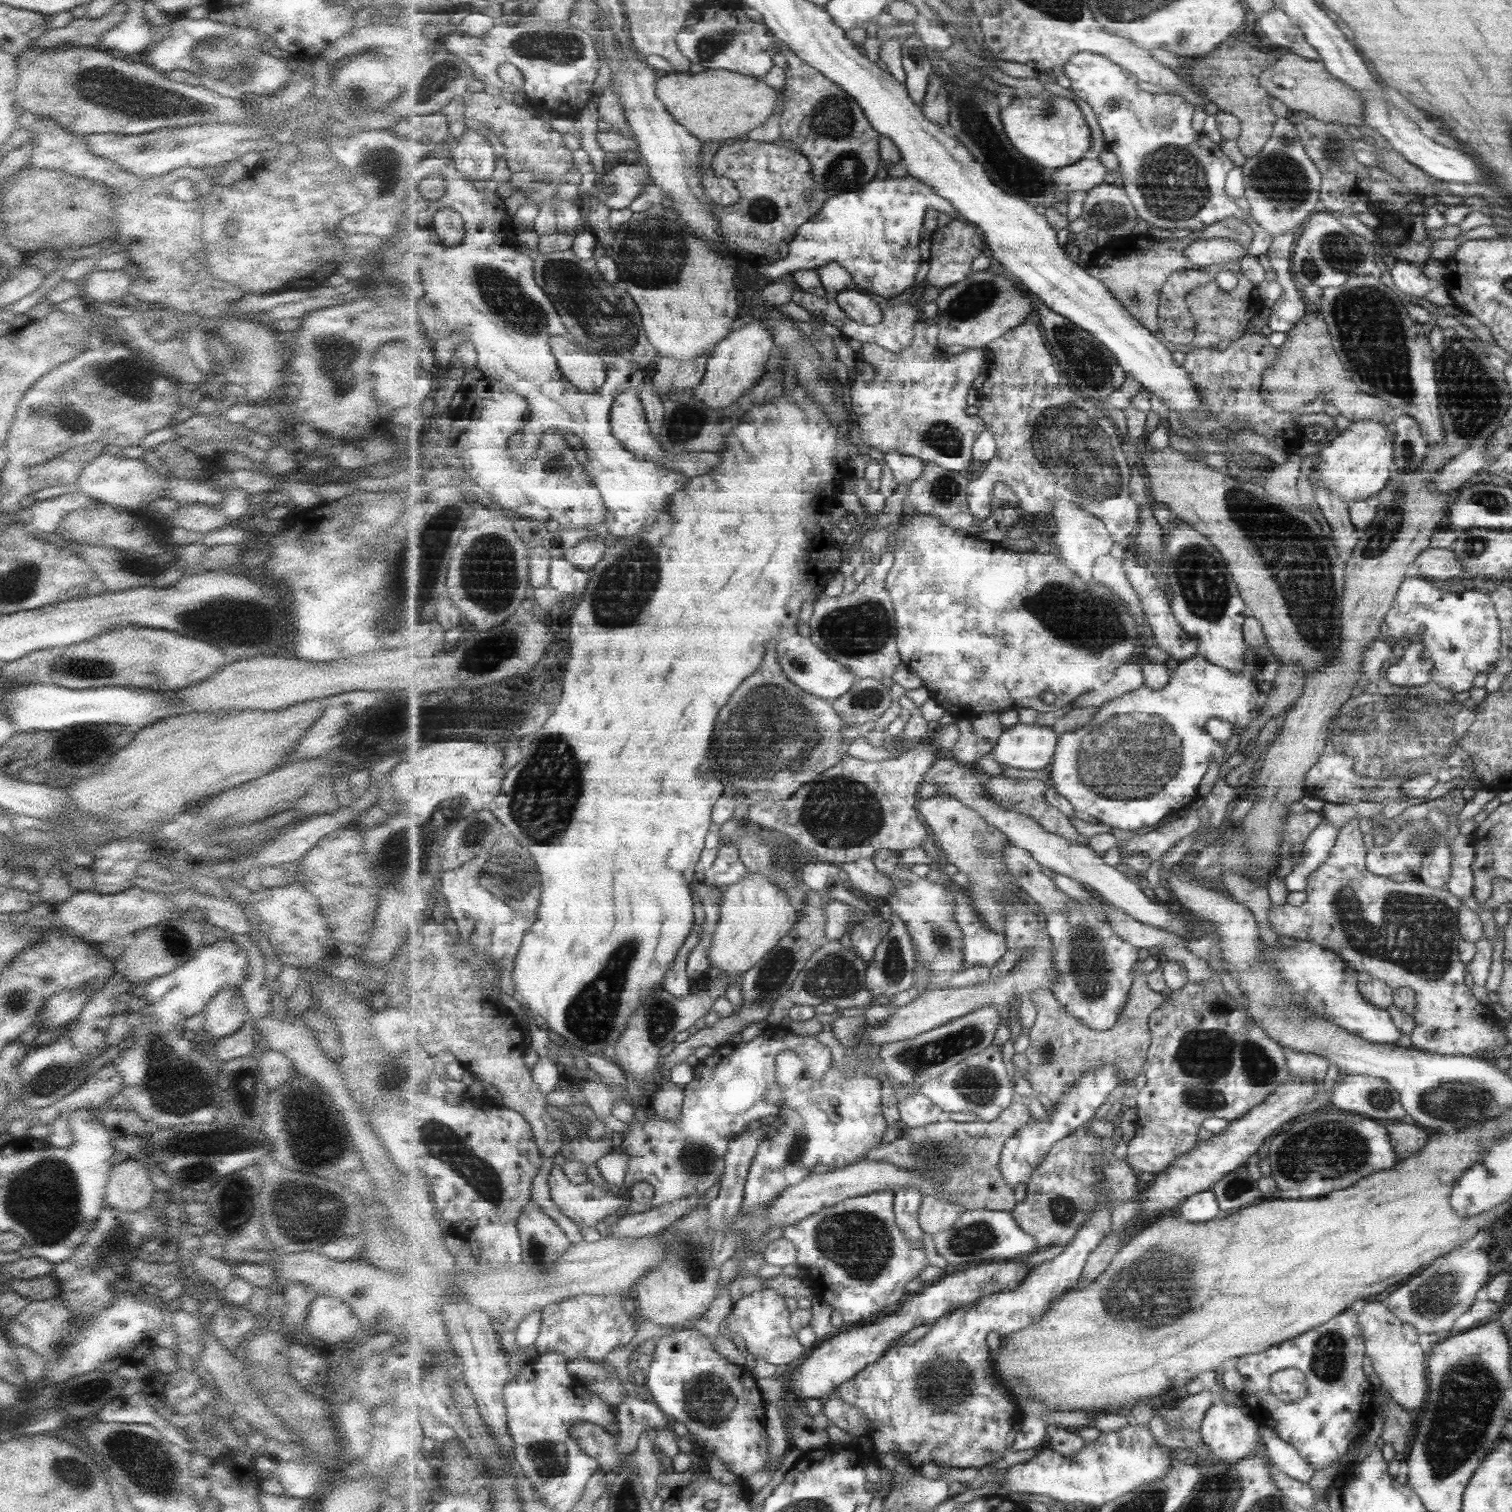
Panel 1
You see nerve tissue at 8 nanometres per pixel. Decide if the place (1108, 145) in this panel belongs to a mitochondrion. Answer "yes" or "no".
no

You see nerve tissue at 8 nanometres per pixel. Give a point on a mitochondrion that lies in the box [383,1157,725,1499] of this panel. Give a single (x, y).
(547, 1459)

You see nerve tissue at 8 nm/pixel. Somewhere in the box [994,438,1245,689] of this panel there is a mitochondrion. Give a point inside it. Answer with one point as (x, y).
(1063, 613)

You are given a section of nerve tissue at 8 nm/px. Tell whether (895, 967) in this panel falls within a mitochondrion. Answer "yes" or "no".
yes

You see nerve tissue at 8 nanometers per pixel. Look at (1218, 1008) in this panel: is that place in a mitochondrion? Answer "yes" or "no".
yes

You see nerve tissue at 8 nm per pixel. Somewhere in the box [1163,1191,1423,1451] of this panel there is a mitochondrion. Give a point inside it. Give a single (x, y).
(1329, 1354)

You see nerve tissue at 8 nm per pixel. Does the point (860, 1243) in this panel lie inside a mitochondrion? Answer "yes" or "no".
yes

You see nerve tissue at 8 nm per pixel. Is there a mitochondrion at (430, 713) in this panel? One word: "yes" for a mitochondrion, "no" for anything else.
no

